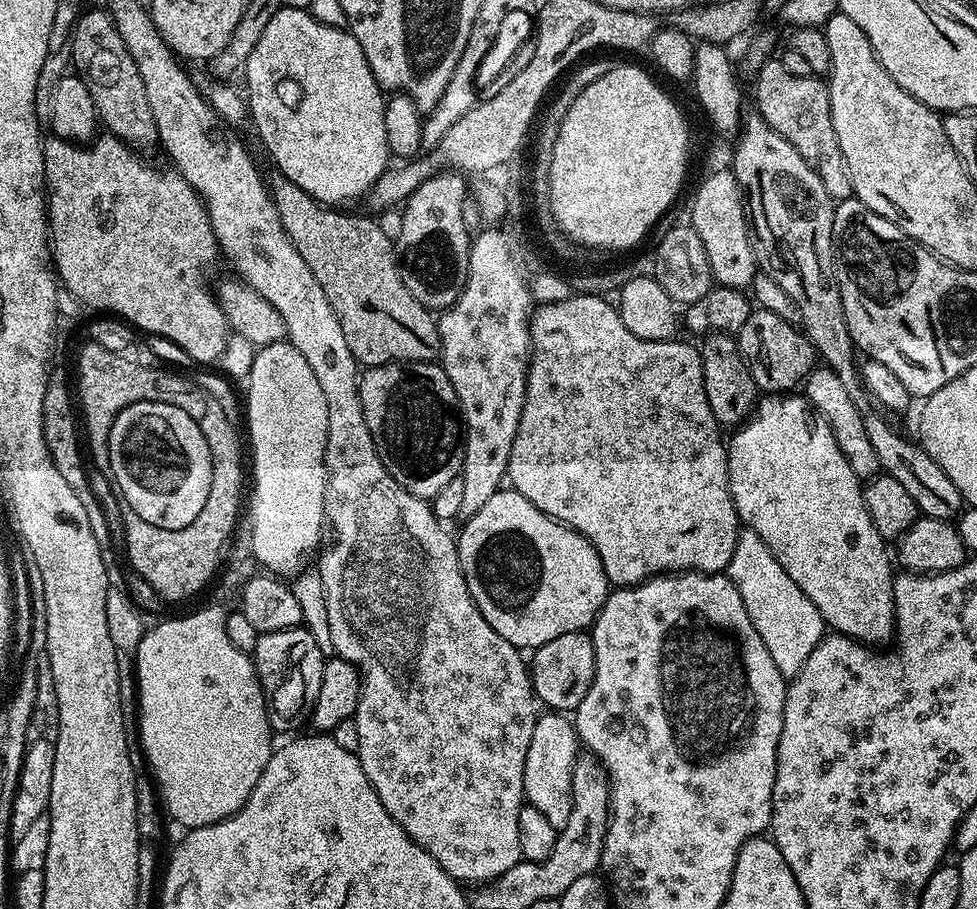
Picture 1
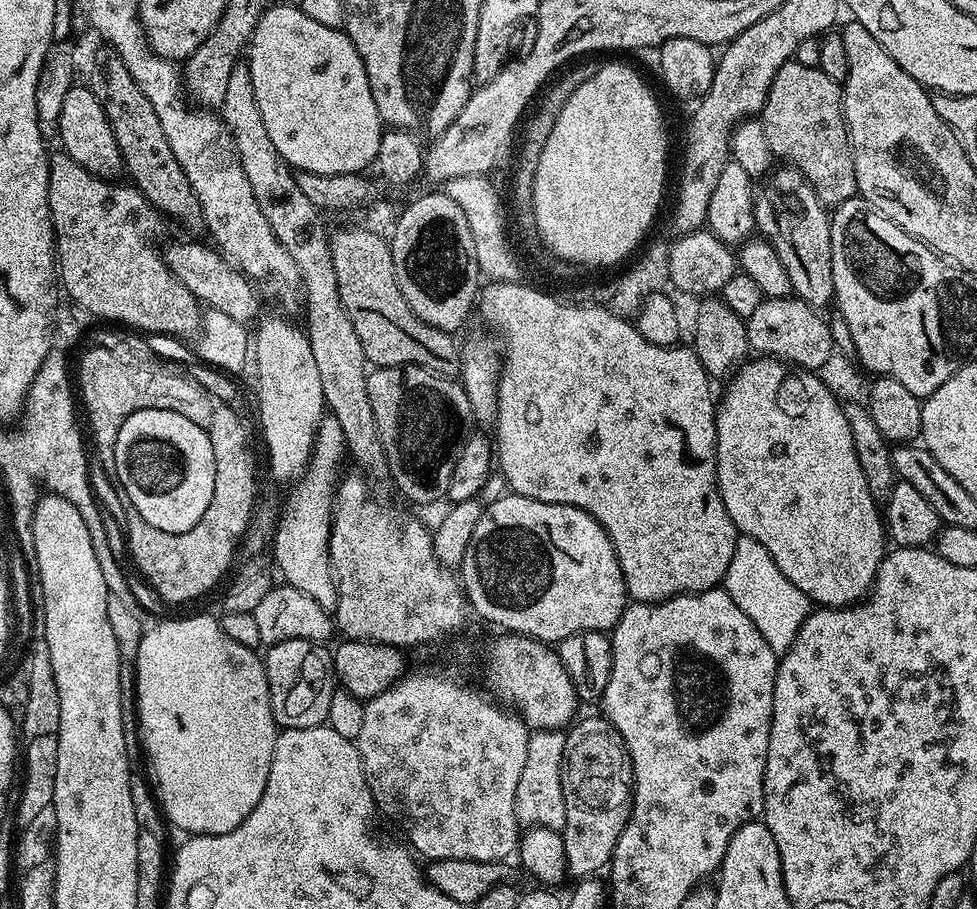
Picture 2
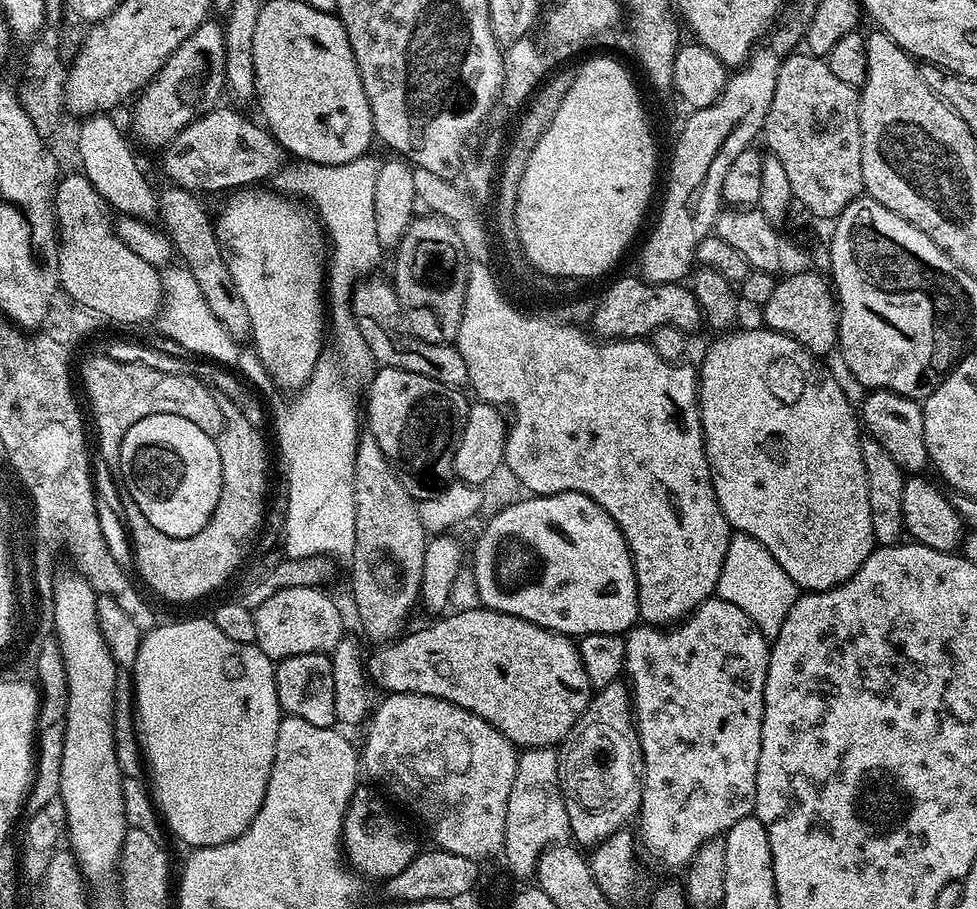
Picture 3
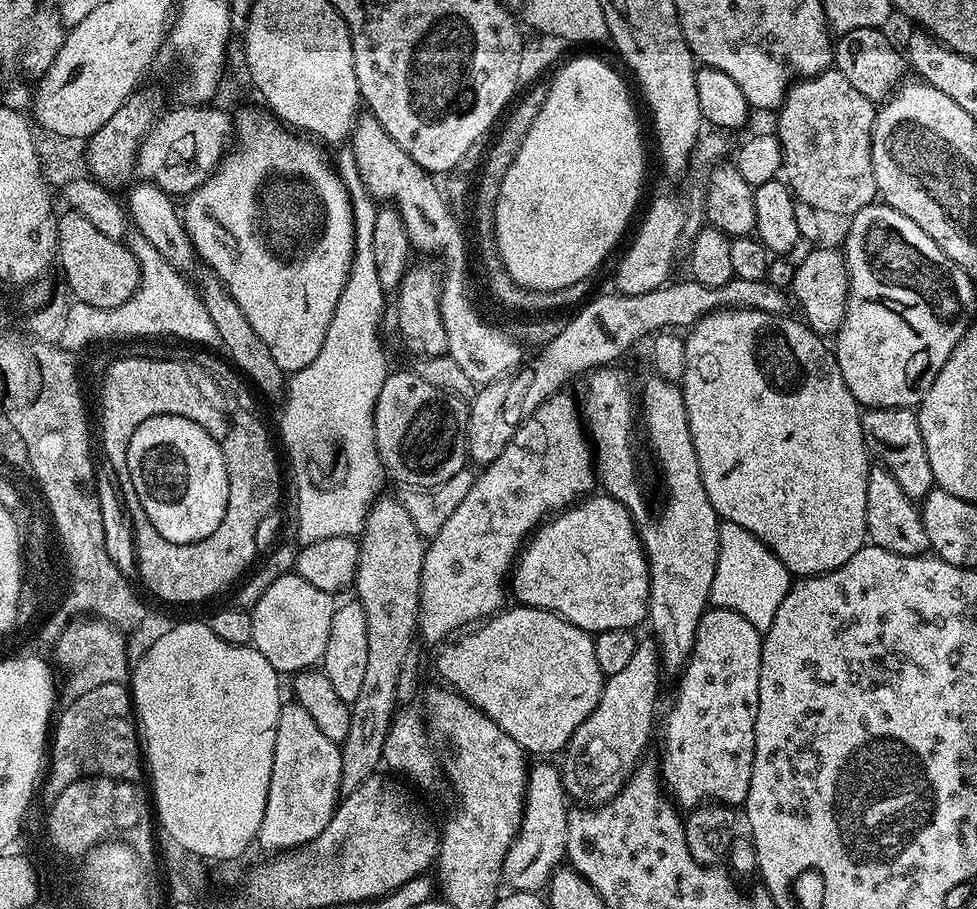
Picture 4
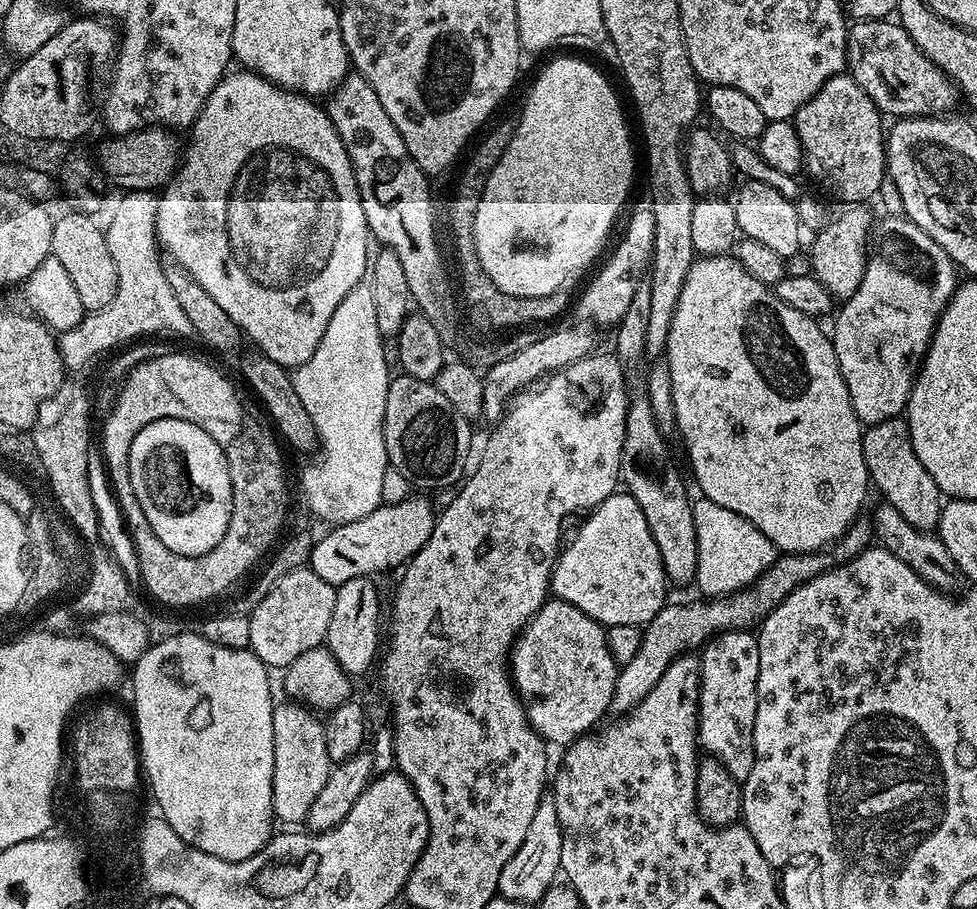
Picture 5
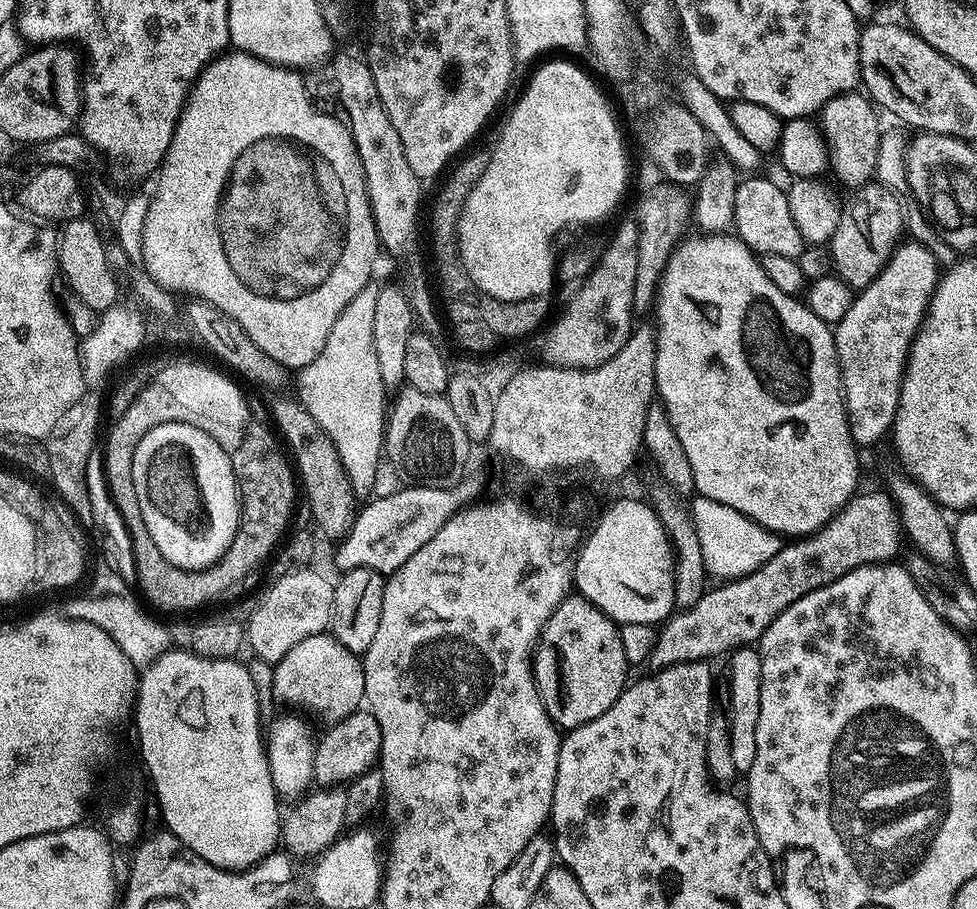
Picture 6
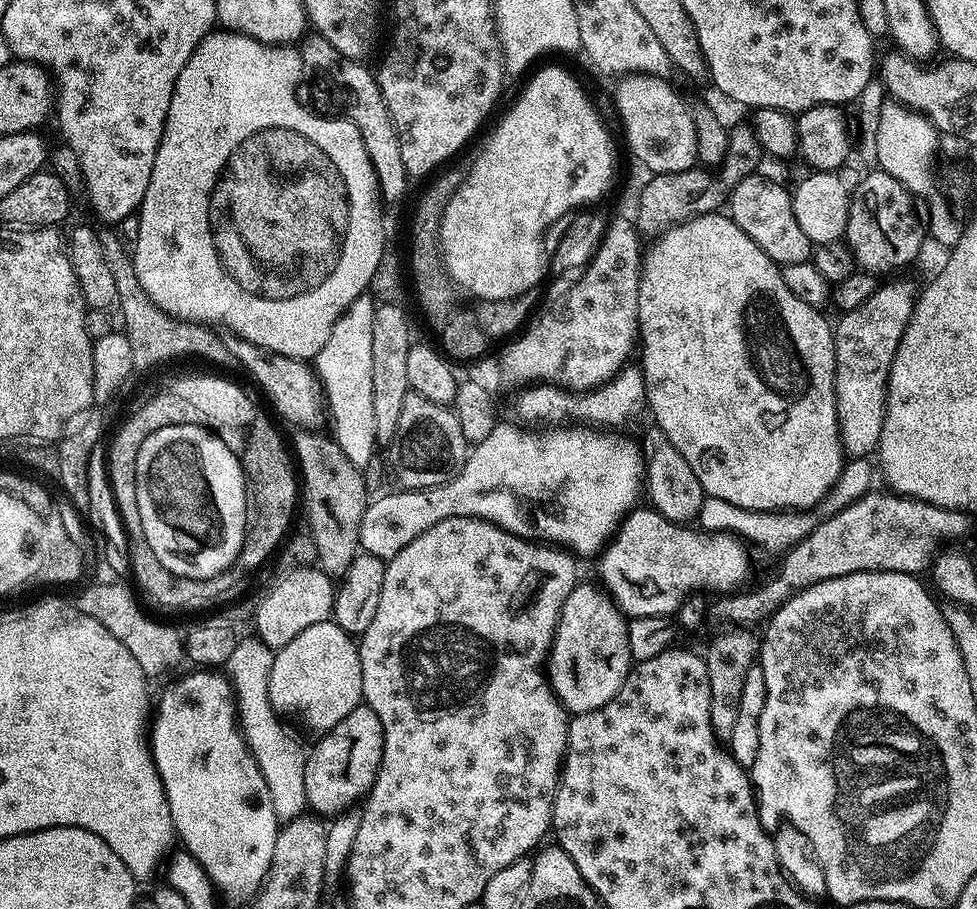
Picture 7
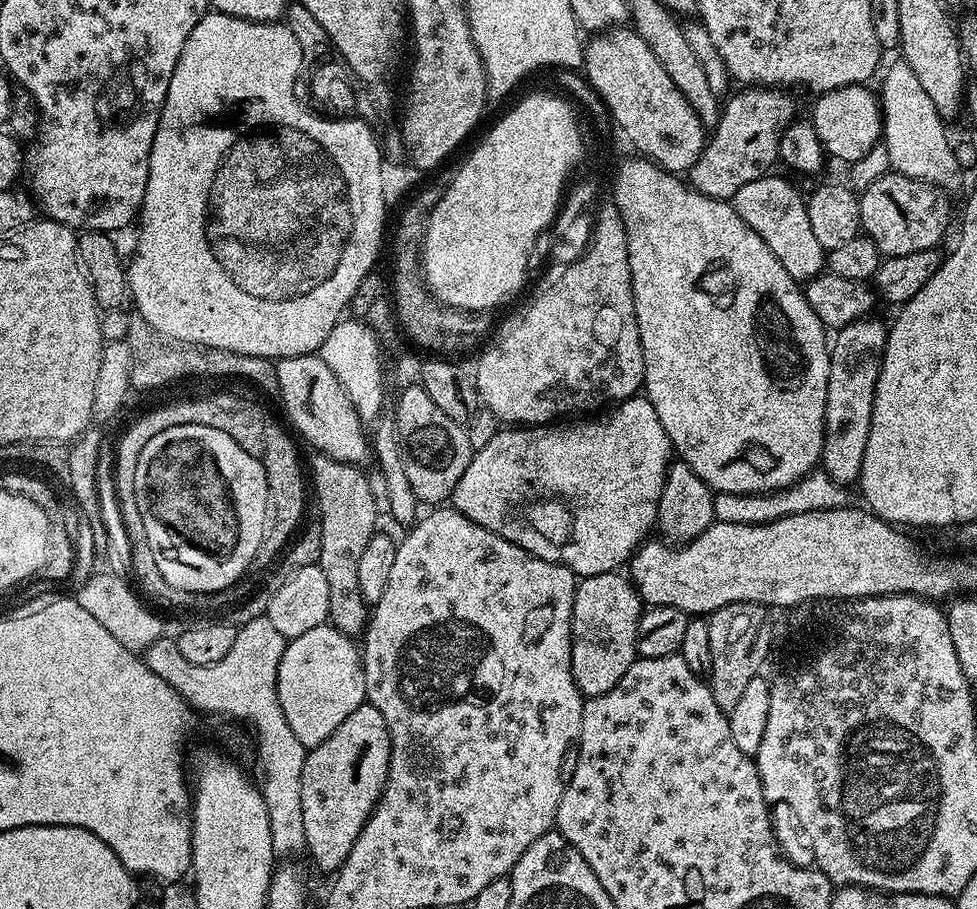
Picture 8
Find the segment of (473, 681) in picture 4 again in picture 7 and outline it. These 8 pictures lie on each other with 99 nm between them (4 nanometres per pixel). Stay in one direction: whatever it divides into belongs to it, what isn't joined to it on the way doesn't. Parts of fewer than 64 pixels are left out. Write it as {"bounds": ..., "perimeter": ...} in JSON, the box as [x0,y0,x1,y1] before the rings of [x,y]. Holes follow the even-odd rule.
{"bounds":[546,582,633,714],"perimeter":[[[578,582],[560,611],[560,621],[556,623],[556,636],[552,640],[550,659],[546,664],[547,675],[561,704],[572,714],[598,710],[598,706],[606,706],[606,702],[610,702],[610,698],[618,694],[633,667],[628,620],[624,613],[603,587],[595,588],[592,584]]]}

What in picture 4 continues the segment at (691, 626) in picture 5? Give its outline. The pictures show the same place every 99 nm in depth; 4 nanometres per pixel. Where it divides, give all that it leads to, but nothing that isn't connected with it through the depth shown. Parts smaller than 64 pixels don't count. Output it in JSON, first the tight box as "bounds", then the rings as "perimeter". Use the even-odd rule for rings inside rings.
{"bounds":[562,639,662,806],"perimeter":[[[641,639],[629,664],[604,681],[598,706],[574,730],[562,753],[564,791],[577,805],[595,806],[610,802],[624,789],[625,782],[641,763],[644,747],[652,736],[652,715],[656,712],[656,694],[662,675],[662,656],[655,639]]]}

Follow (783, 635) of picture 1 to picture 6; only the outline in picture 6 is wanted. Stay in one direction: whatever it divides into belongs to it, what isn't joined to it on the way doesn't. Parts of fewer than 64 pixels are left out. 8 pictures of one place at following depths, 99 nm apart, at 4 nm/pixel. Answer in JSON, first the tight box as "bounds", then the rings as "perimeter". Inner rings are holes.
{"bounds":[690,495,782,582],"perimeter":[[[697,495],[692,502],[690,511],[694,530],[698,530],[704,570],[709,577],[717,576],[715,579],[720,582],[736,580],[740,576],[758,570],[763,564],[770,562],[774,554],[778,554],[782,546],[781,537],[771,532],[769,528],[763,528],[746,514],[734,510],[734,506],[722,506],[722,502],[714,502],[701,495]]]}

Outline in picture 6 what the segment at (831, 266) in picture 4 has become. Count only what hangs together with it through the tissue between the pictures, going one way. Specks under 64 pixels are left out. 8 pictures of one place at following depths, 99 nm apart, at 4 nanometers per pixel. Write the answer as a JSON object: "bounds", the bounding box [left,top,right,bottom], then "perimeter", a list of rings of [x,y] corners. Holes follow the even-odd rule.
{"bounds":[830,182,906,290],"perimeter":[[[869,182],[851,193],[852,201],[841,207],[837,229],[830,241],[835,275],[855,290],[863,290],[888,264],[906,232],[902,200],[885,184]]]}

